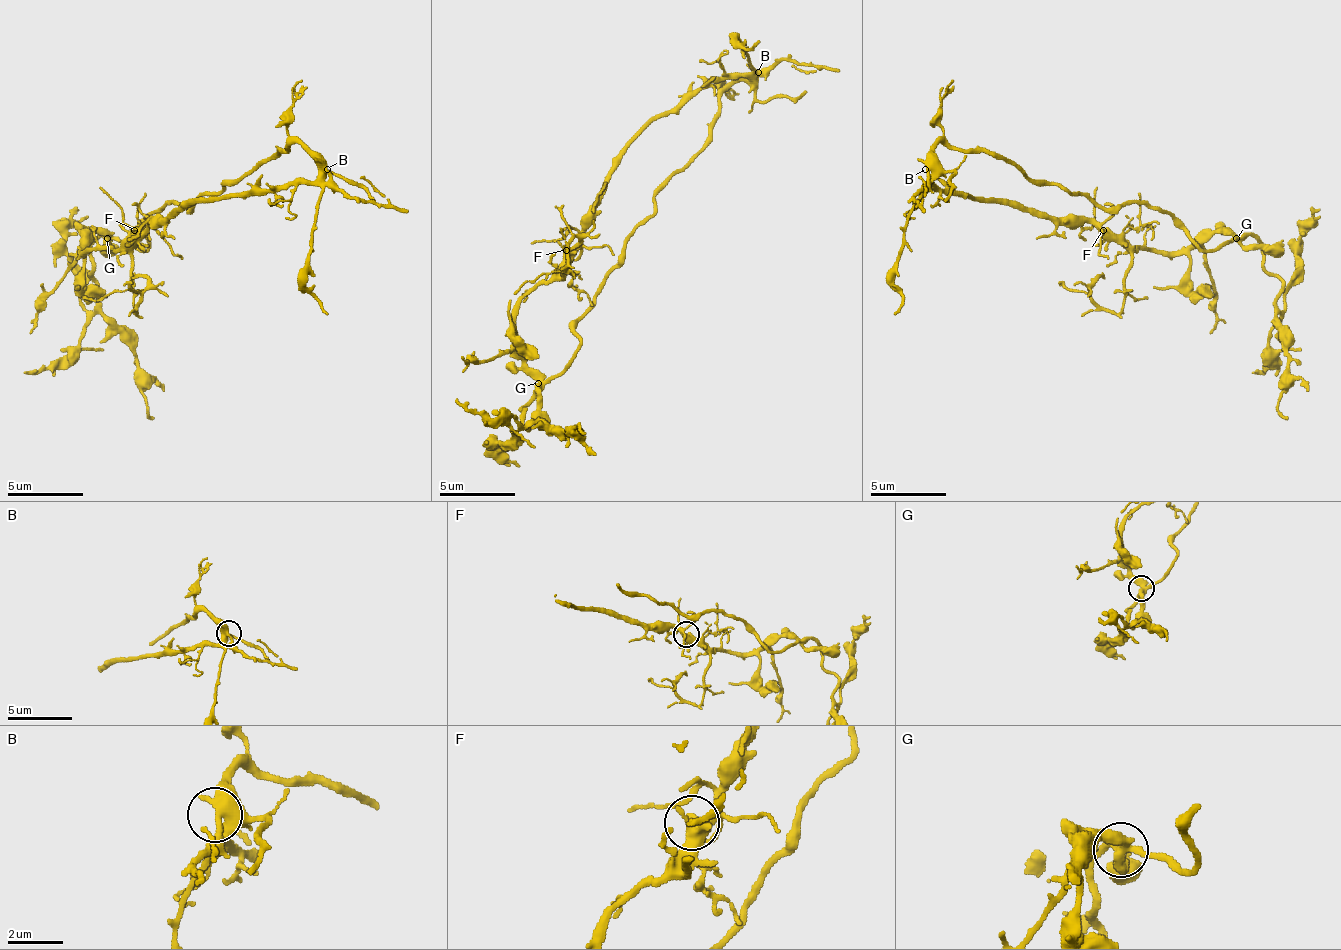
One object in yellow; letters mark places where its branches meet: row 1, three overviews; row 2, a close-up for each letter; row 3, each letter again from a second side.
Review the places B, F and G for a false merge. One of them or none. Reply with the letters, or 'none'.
none

